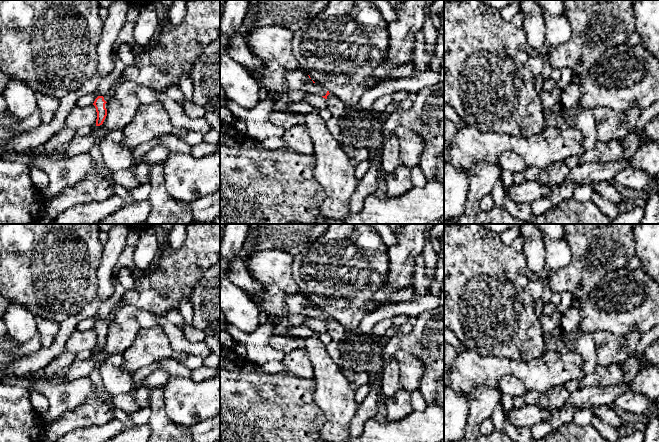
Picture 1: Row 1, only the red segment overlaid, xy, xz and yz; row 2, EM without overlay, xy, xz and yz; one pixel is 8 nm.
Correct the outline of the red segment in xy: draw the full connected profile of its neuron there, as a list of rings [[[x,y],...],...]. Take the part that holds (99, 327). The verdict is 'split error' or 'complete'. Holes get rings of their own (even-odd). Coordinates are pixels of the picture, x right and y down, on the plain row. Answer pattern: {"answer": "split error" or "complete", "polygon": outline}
{"answer": "split error", "polygon": [[[110,315],[107,319],[98,320],[93,327],[97,336],[96,350],[102,349],[107,340],[108,326],[111,319],[112,315]]]}

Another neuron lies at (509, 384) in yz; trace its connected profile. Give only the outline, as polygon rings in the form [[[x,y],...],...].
[[[506,374],[500,379],[499,389],[502,394],[523,397],[527,391],[525,384],[513,375]]]

